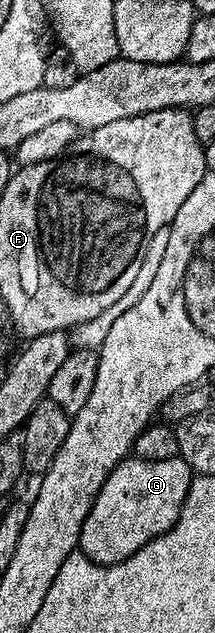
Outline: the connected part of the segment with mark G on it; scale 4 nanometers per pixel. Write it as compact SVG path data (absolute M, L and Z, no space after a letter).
M180 455L167 458L167 462L147 462L136 458L122 460L97 491L87 518L81 523L80 555L102 566L131 558L131 554L147 546L147 542L173 528L194 479L194 472Z

